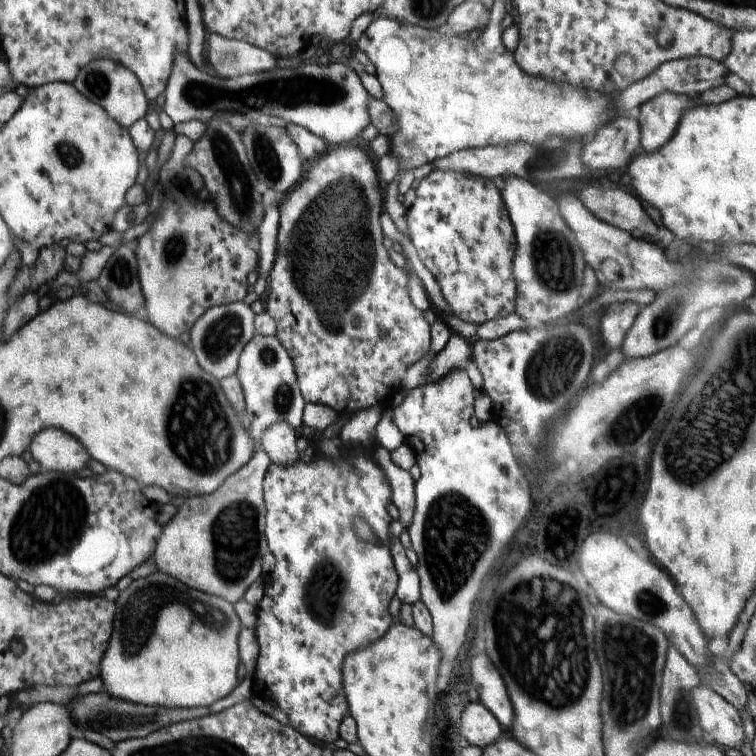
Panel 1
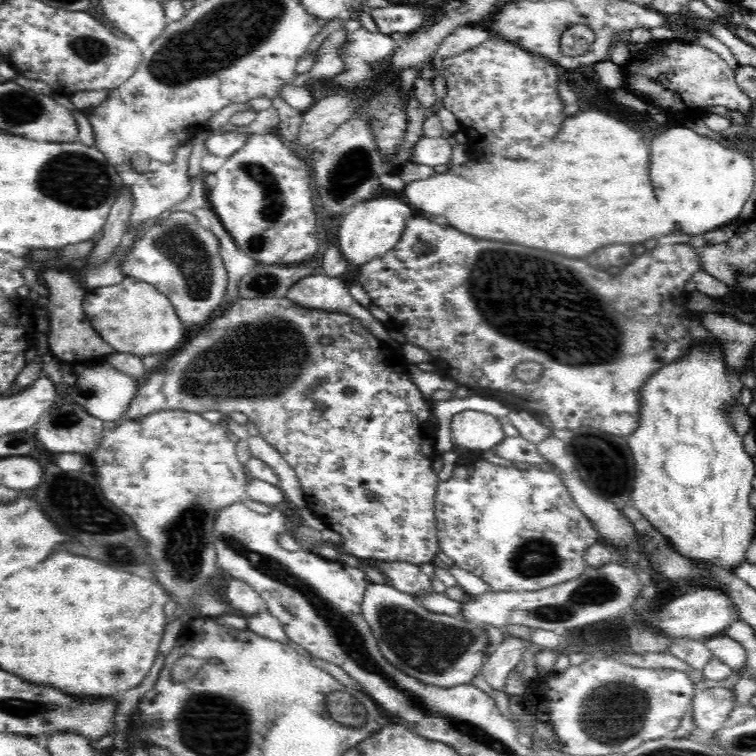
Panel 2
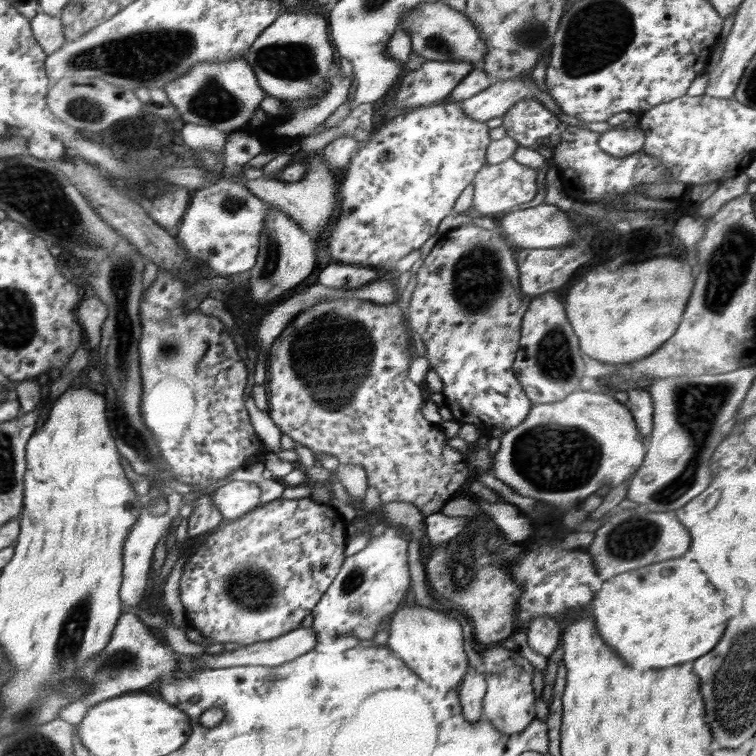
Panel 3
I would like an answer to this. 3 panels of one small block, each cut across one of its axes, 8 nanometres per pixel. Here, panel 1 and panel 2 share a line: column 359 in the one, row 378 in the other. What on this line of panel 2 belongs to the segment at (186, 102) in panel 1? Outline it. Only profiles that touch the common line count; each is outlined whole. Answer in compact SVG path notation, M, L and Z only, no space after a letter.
M107 362L94 367L86 367L86 364L75 364L73 365L73 374L76 375L76 383L64 388L71 400L80 404L84 410L96 418L120 422L122 414L126 412L126 408L130 406L130 402L136 396L138 390L136 379L117 370Z

